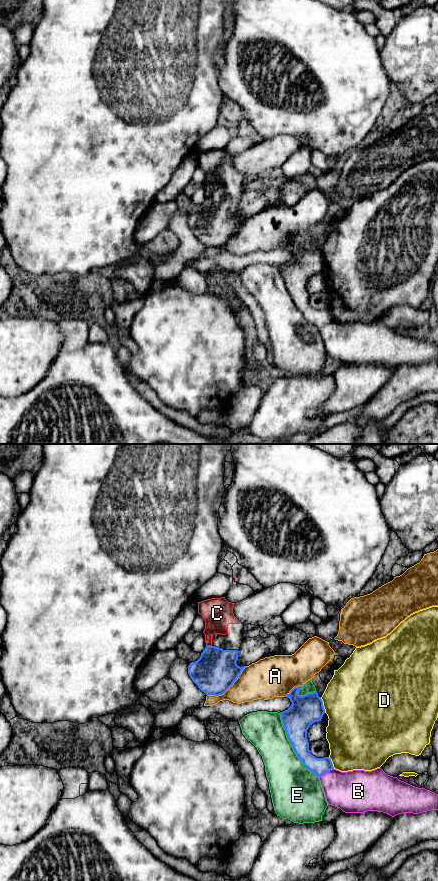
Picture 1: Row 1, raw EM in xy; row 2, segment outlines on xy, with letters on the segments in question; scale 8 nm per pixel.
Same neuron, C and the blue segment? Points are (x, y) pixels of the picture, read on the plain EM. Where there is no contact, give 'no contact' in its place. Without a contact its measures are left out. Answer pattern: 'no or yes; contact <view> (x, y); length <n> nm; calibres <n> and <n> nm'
yes; contact xy (209, 198); length 50 nm; calibres 340 and 220 nm

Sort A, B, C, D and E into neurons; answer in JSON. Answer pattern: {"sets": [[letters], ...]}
{"sets": [["A"], ["B"], ["C"], ["D"], ["E"]]}

